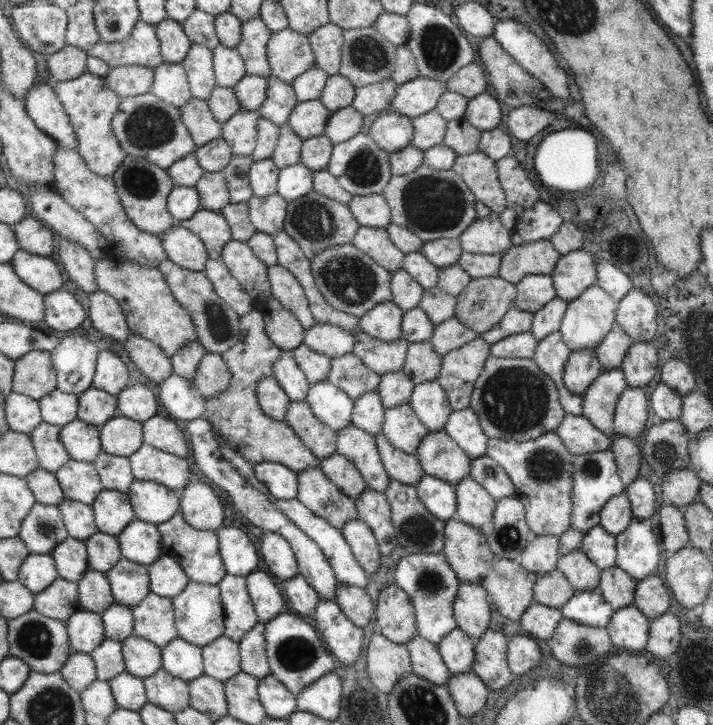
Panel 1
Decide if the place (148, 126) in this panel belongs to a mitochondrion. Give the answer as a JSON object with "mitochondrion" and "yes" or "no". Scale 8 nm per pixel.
{"mitochondrion":"yes"}

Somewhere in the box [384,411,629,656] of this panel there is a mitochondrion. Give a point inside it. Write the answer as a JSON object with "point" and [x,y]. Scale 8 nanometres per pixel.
{"point":[545,467]}

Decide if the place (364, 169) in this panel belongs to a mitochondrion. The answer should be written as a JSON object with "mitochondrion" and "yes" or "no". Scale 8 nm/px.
{"mitochondrion":"yes"}

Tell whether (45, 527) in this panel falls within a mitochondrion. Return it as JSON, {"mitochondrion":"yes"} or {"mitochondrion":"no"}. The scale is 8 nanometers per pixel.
{"mitochondrion":"yes"}

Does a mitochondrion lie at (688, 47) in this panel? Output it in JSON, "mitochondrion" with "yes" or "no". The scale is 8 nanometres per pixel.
{"mitochondrion":"no"}

